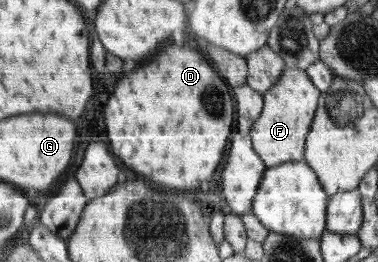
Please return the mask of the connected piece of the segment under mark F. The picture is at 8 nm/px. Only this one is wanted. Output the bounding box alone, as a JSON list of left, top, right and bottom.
[249,66,322,168]

